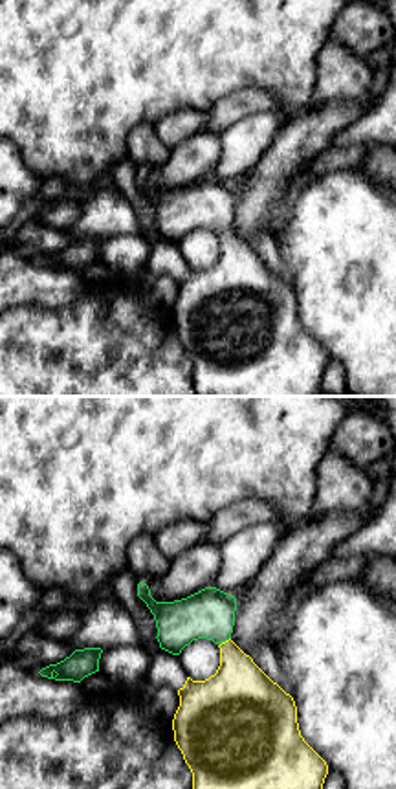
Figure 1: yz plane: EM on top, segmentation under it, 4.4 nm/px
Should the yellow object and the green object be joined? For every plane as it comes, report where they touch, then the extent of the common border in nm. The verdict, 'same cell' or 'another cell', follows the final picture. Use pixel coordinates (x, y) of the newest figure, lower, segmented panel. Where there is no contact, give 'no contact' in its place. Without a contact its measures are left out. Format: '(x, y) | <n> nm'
(226, 641) | 70 nm

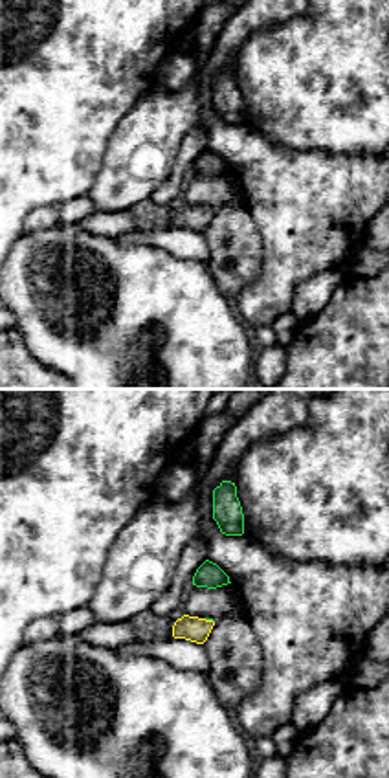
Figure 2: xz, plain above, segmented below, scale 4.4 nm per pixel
(210, 621) | 50 nm

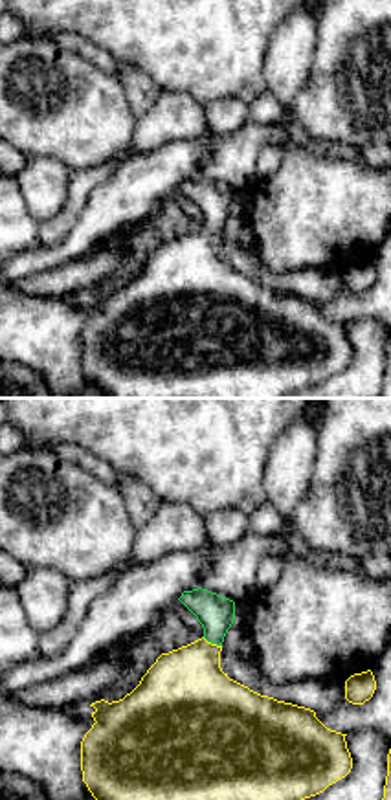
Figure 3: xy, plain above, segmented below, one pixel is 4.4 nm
(210, 643) | 100 nm

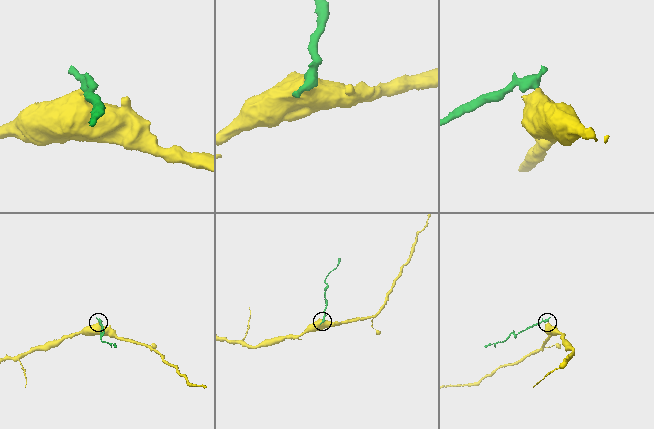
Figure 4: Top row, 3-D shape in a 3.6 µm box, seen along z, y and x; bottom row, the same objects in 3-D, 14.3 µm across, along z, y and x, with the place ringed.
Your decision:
same cell

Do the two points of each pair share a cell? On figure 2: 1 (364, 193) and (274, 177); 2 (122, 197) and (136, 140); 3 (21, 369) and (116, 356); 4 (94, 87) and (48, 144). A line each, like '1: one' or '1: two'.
1: one
2: one
3: two
4: one

